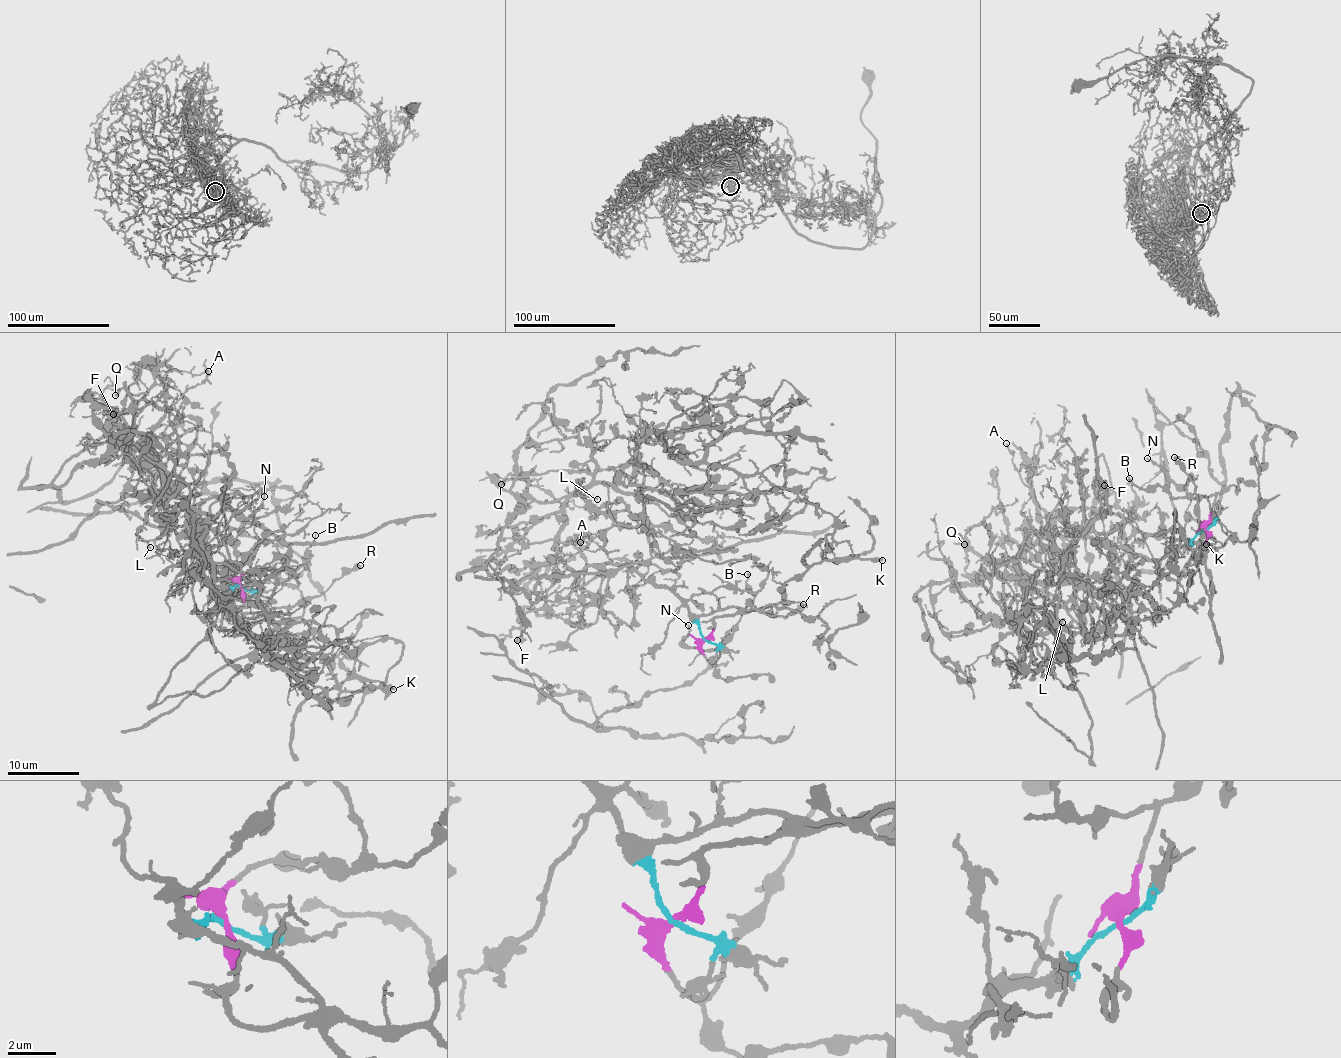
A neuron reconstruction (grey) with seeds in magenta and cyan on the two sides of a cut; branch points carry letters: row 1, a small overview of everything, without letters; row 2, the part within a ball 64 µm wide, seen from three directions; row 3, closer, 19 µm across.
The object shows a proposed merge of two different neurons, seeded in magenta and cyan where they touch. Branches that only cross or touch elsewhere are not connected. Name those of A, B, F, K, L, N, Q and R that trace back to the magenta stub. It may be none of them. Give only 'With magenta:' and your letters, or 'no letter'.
With magenta: B, K, N, R

